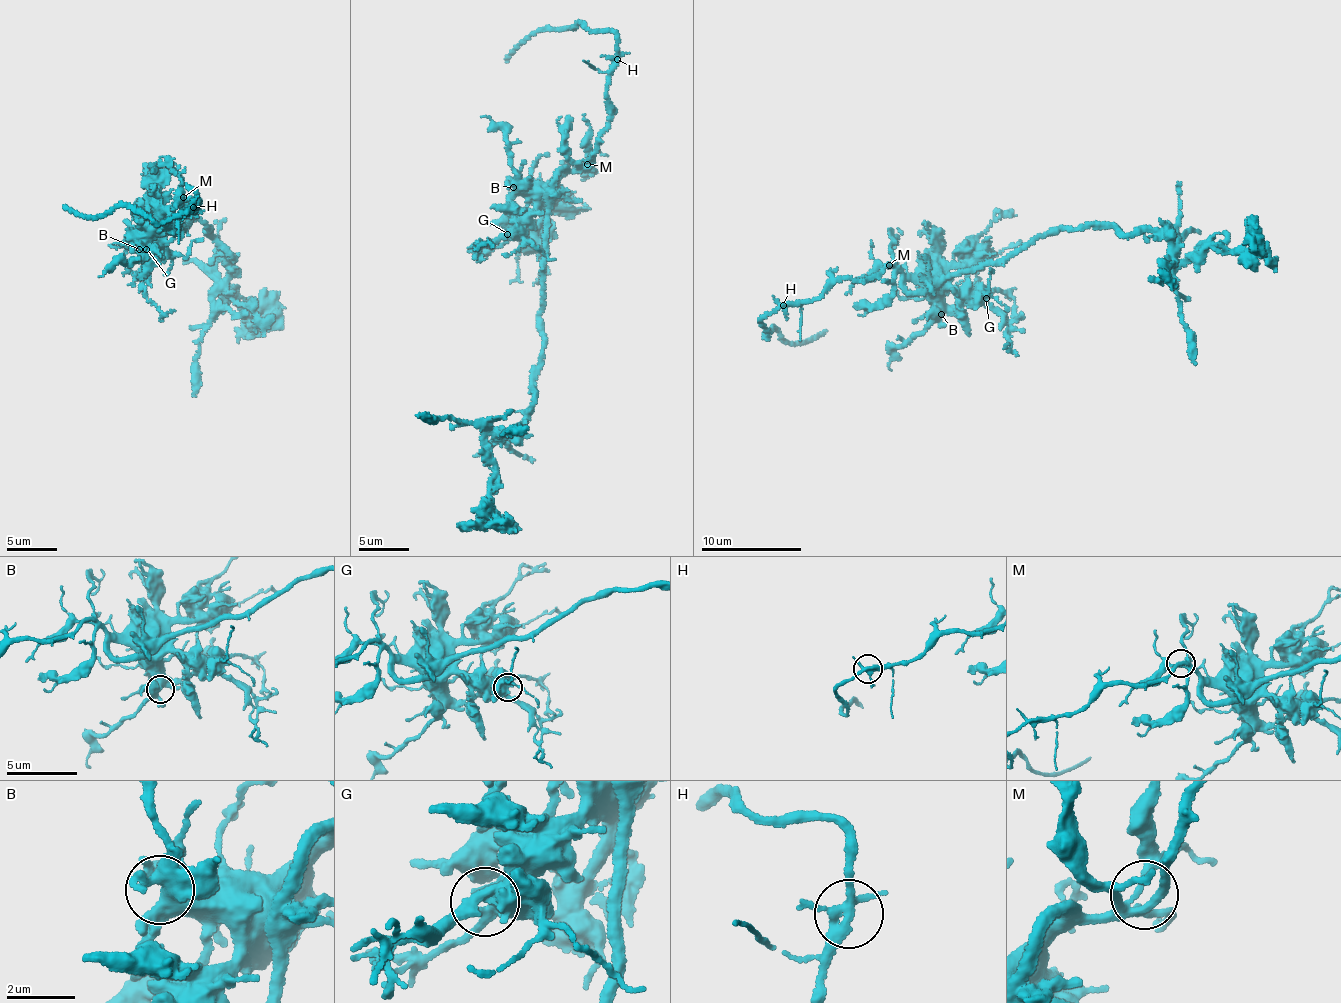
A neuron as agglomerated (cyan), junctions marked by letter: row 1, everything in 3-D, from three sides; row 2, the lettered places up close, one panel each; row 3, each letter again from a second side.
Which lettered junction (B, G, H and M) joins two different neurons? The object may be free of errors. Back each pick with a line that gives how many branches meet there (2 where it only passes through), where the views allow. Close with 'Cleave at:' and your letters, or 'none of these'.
Cleave at: none of these

